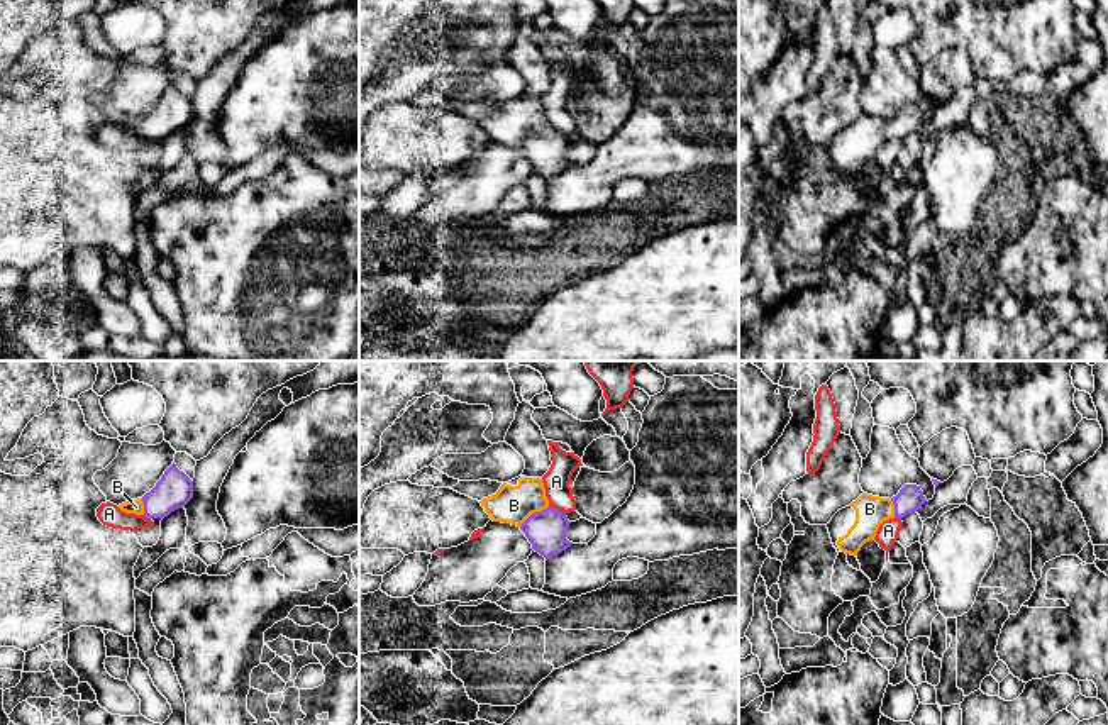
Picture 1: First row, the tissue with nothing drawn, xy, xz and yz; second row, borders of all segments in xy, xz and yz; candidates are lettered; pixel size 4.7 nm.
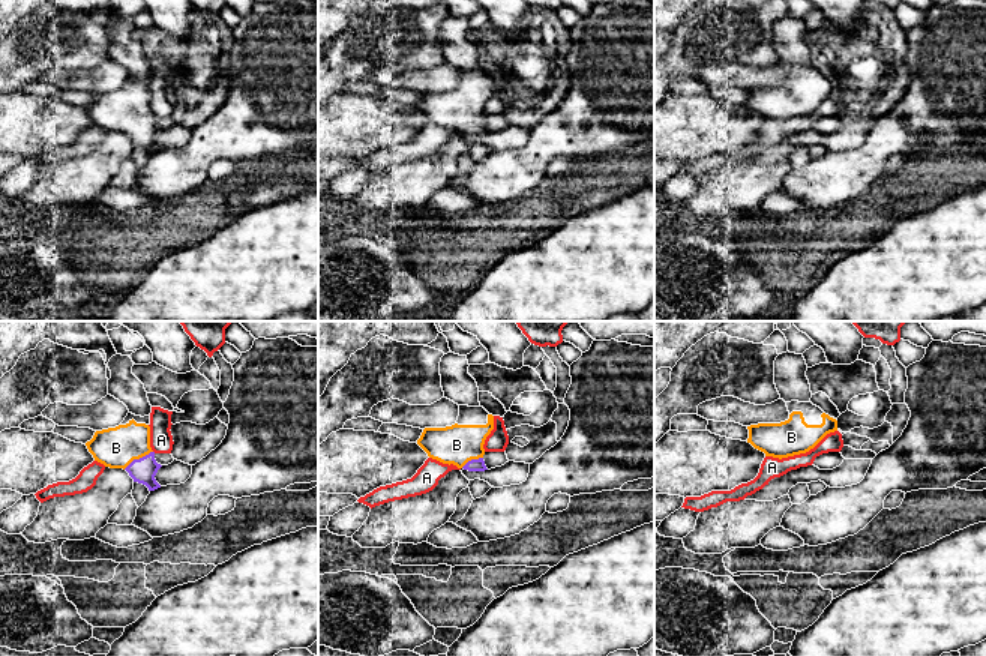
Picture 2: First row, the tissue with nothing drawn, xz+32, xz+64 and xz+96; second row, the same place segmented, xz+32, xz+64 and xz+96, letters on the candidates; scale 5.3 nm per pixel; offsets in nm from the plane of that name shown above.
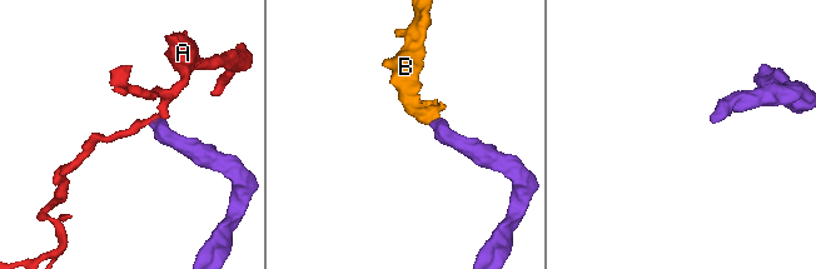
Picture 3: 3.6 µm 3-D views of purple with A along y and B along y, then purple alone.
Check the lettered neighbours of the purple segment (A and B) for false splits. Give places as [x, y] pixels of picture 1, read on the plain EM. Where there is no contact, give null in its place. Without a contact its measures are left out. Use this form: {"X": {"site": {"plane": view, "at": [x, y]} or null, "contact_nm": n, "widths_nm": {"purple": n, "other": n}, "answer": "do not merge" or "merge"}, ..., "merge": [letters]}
{"A": {"site": {"plane": "xz", "at": [556, 131]}, "contact_nm": 90, "widths_nm": {"purple": 190, "other": 130}, "answer": "do not merge"}, "B": {"site": {"plane": "xz", "at": [532, 134]}, "contact_nm": 170, "widths_nm": {"purple": 190, "other": 180}, "answer": "merge"}, "merge": ["B"]}

